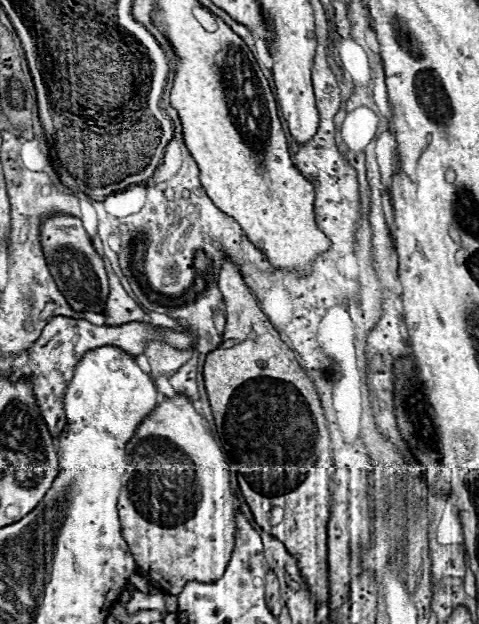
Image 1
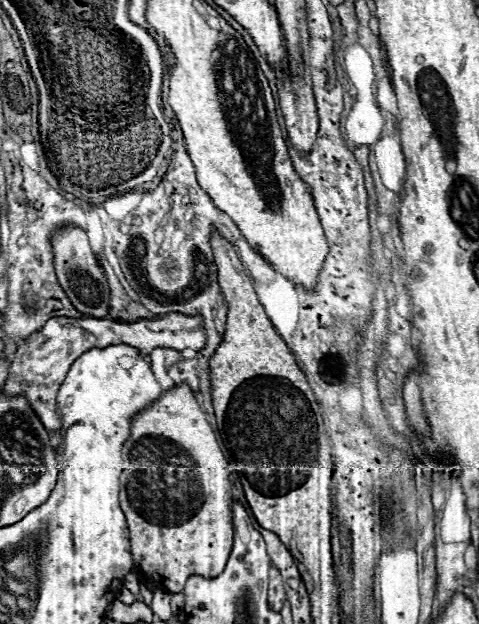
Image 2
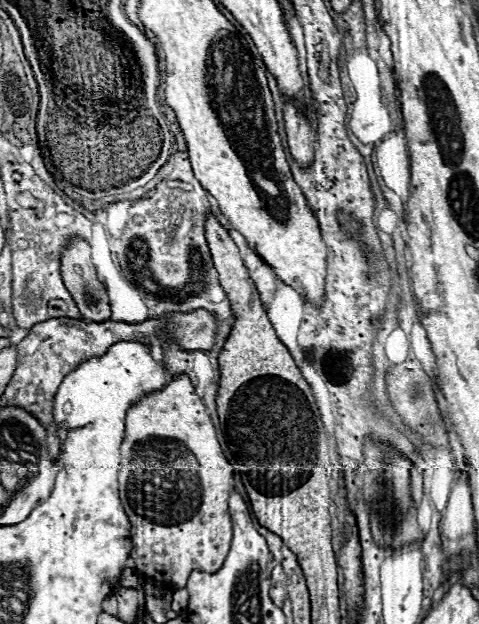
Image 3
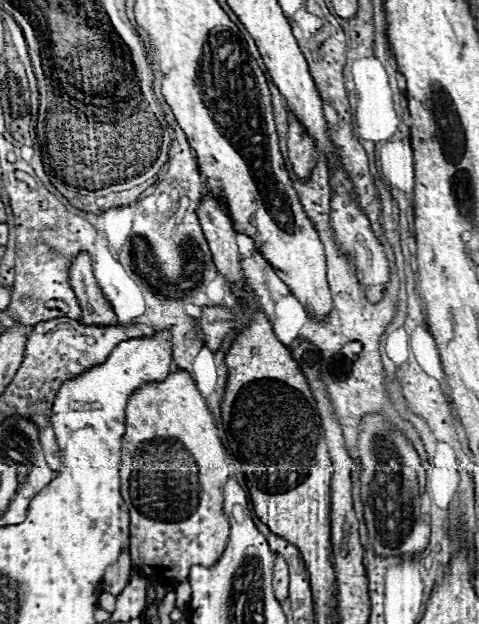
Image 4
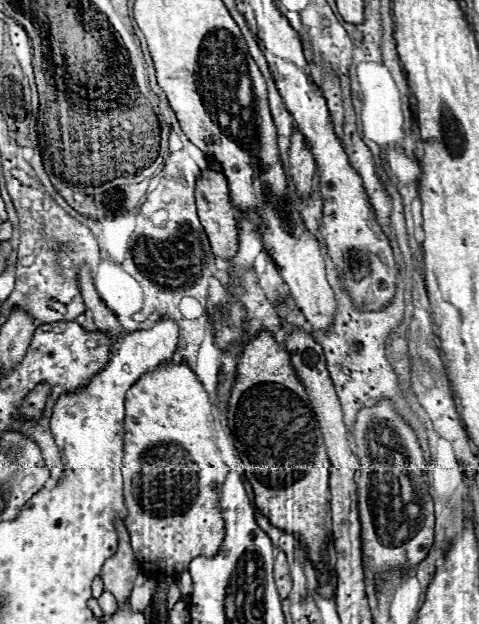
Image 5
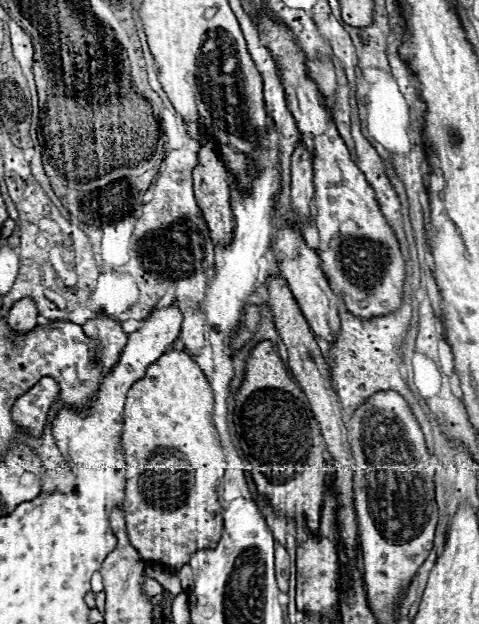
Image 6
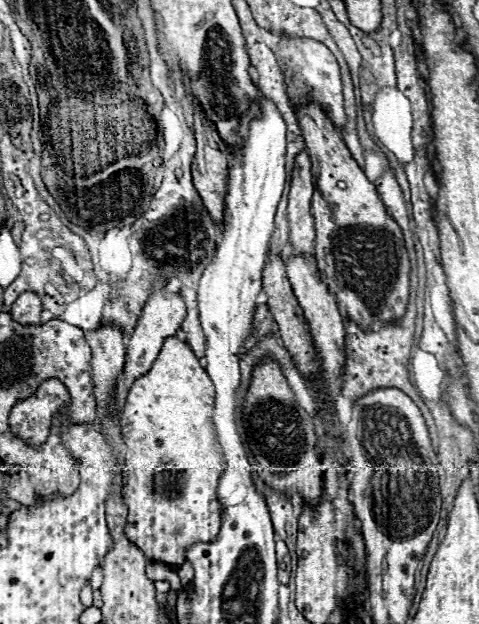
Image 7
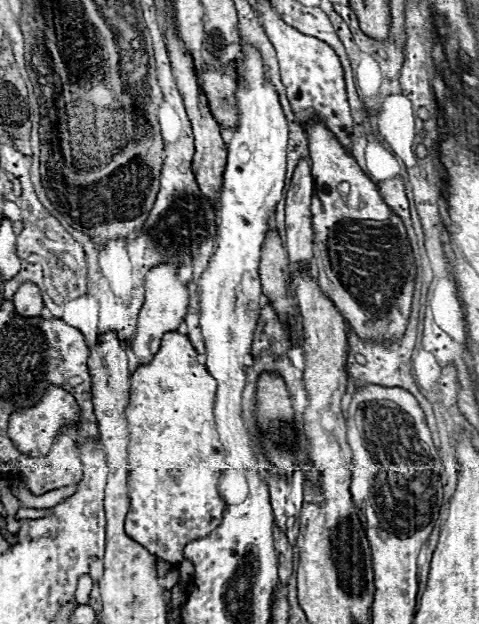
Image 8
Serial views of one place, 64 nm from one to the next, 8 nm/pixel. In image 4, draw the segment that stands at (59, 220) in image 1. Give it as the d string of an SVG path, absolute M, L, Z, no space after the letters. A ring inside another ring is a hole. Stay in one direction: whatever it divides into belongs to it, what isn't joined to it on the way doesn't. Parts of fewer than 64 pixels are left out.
M80 252L68 268L68 280L72 290L76 292L76 298L82 308L82 322L88 326L110 326L118 324L118 318L114 316L108 300L104 298L100 286L96 284L94 272L92 272L92 260L88 252Z

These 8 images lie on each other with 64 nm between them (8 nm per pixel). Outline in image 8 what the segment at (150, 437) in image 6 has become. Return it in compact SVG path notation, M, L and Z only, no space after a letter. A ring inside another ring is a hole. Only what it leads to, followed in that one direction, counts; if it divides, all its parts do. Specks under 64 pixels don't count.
M168 332L162 338L162 346L154 360L144 368L134 370L130 382L130 400L126 406L130 512L126 518L126 534L148 548L154 556L170 564L178 564L184 560L182 552L188 542L208 536L208 532L214 532L220 526L220 516L226 506L216 488L226 456L212 416L216 380L210 376L206 366L198 362L198 352L190 338L178 332Z

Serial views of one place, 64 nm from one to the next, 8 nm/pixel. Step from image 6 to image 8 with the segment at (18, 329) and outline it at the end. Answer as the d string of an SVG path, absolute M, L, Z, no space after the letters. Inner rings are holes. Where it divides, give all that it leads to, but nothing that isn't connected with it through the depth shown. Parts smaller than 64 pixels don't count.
M32 282L22 284L12 302L14 302L16 314L22 318L40 318L40 310L44 308L40 288Z

